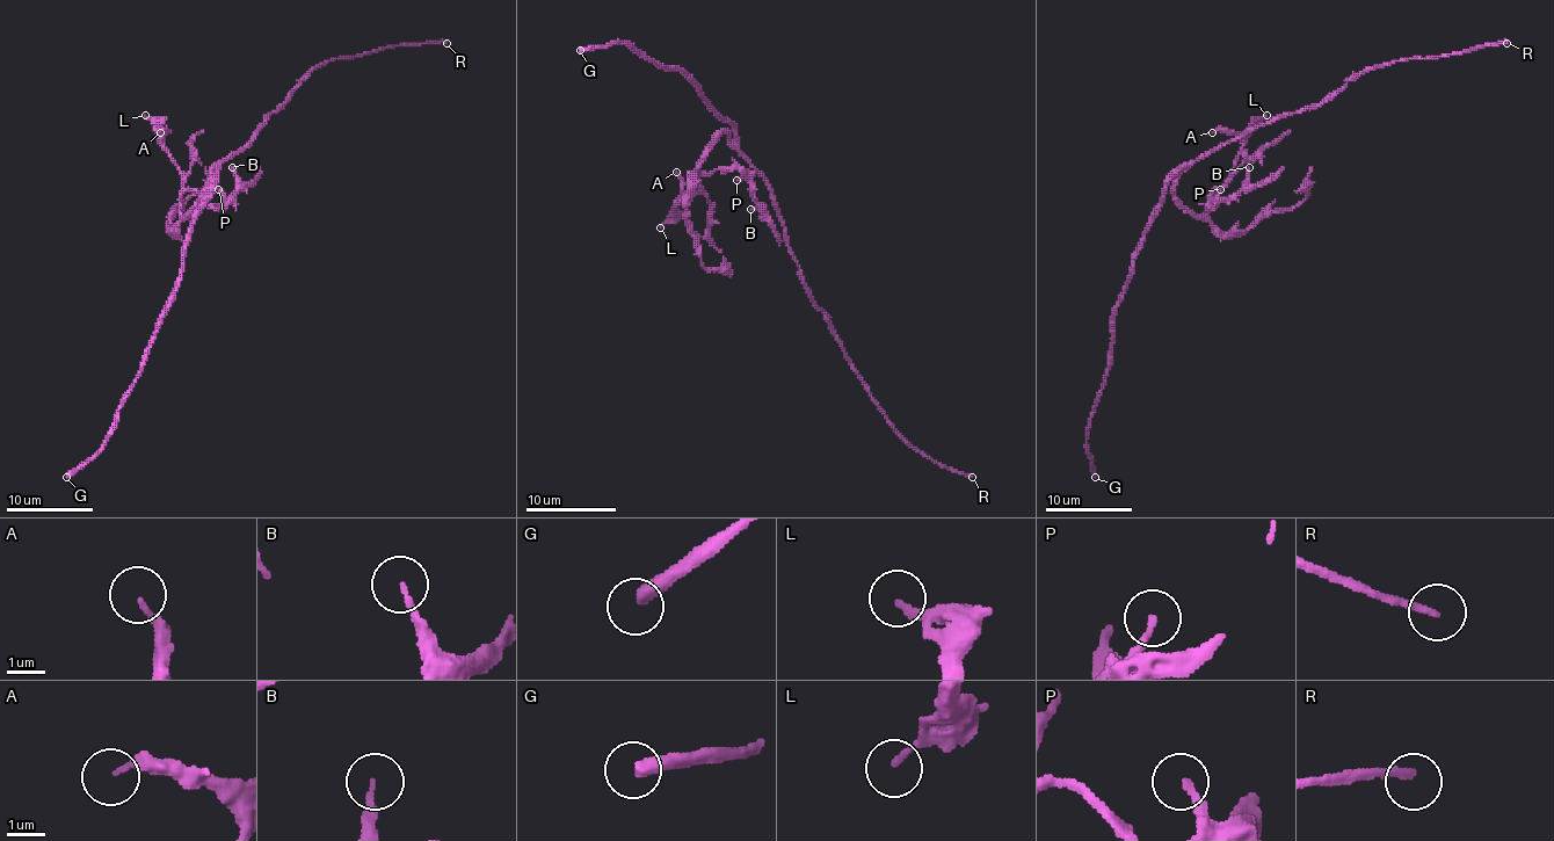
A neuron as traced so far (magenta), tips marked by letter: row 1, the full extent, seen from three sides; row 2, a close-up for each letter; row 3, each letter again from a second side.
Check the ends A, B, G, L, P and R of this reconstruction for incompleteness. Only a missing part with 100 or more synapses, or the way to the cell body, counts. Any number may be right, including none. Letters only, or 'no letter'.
R

